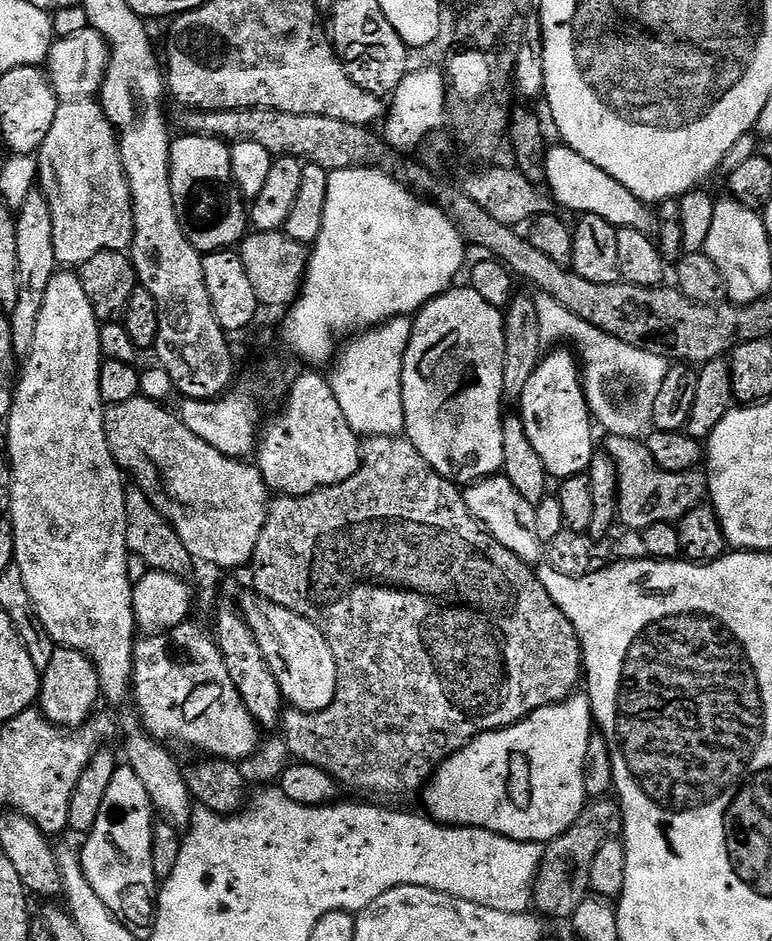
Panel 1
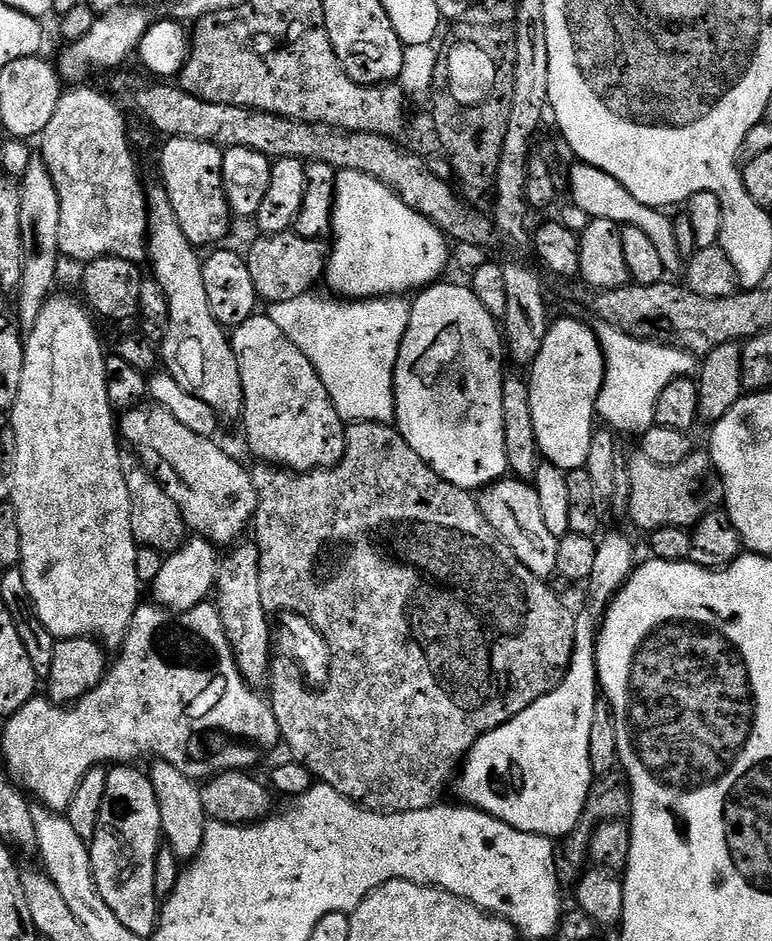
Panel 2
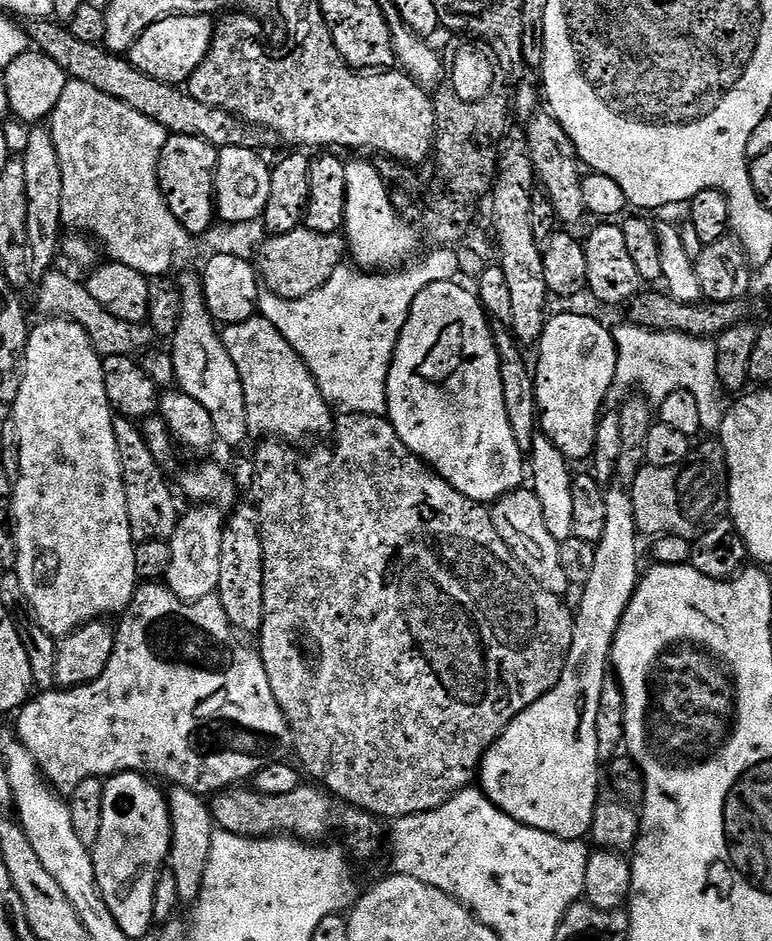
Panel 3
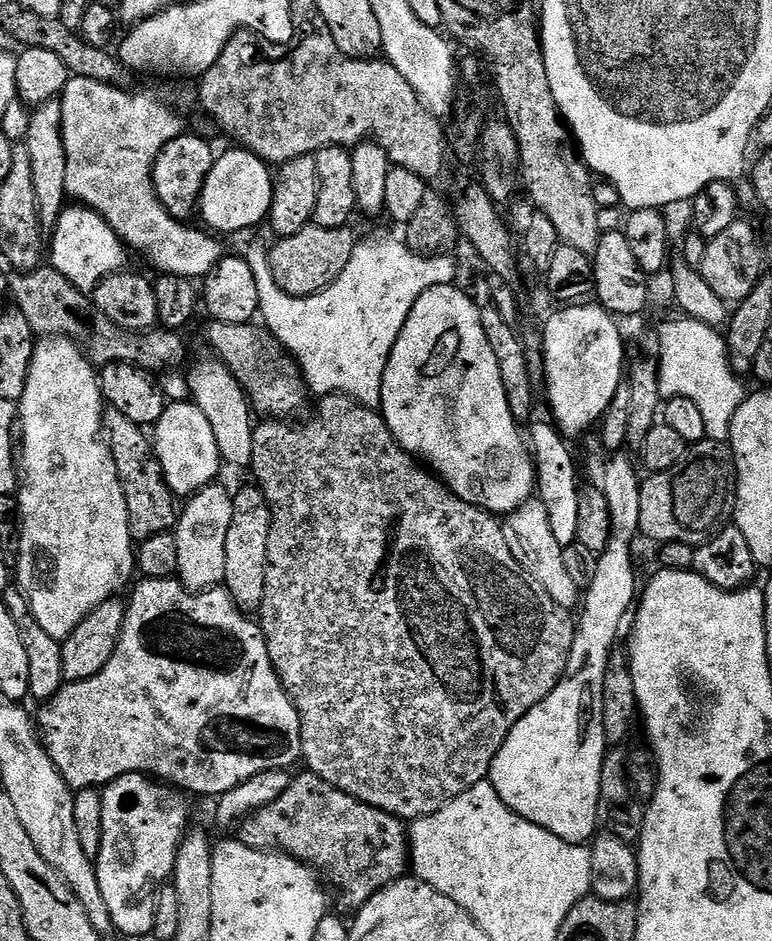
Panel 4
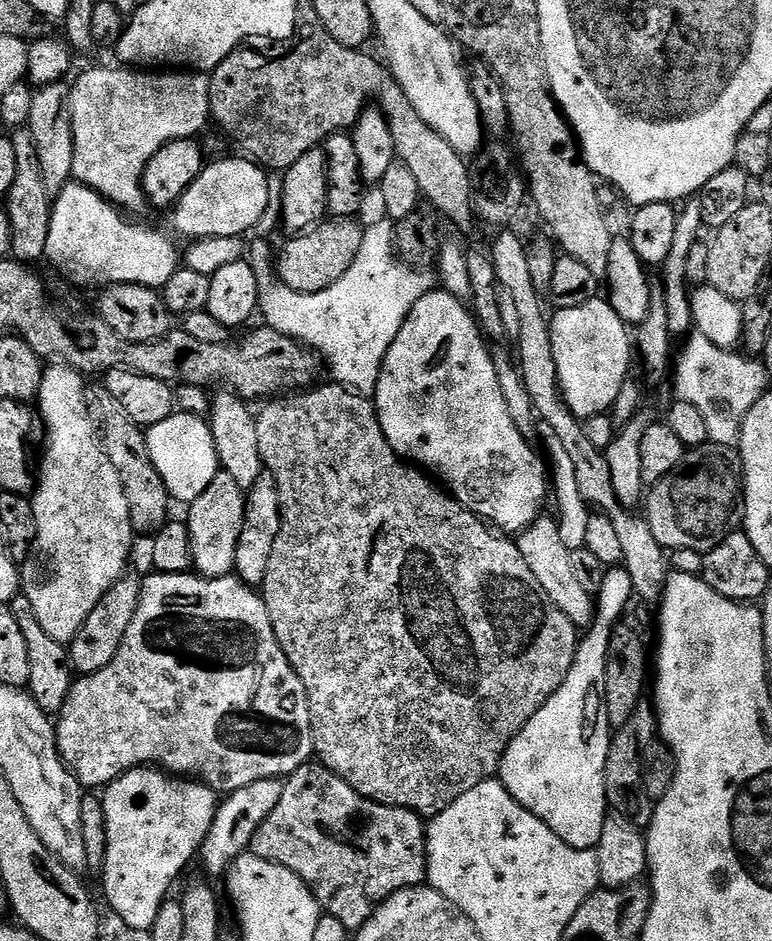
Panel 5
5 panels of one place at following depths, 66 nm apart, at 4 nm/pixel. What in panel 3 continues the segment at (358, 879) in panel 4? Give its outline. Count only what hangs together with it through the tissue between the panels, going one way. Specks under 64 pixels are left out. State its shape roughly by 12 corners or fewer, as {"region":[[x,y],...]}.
{"region":[[327,791],[211,797],[212,823],[251,840],[320,842],[331,828],[353,857],[380,848],[381,821]]}

